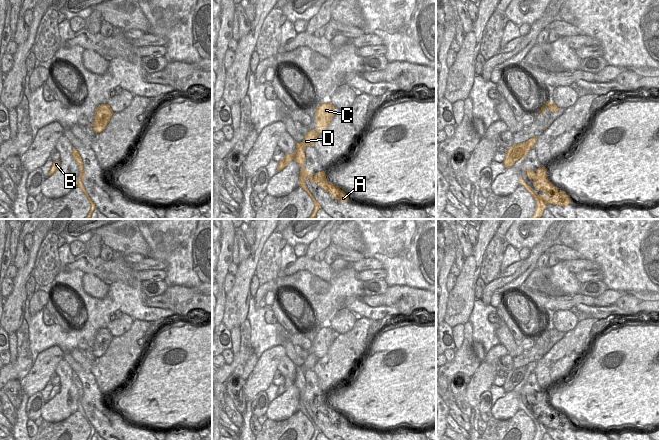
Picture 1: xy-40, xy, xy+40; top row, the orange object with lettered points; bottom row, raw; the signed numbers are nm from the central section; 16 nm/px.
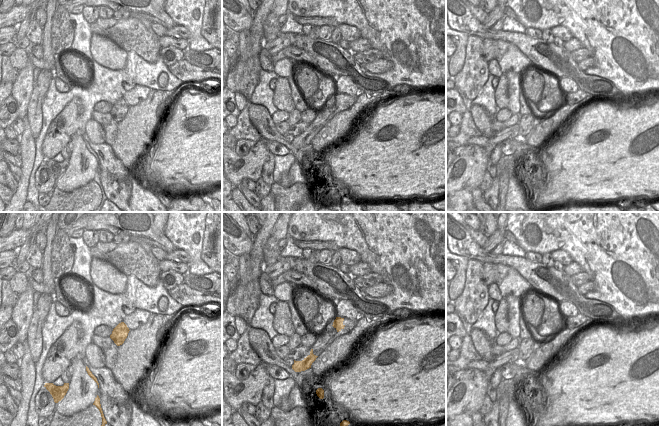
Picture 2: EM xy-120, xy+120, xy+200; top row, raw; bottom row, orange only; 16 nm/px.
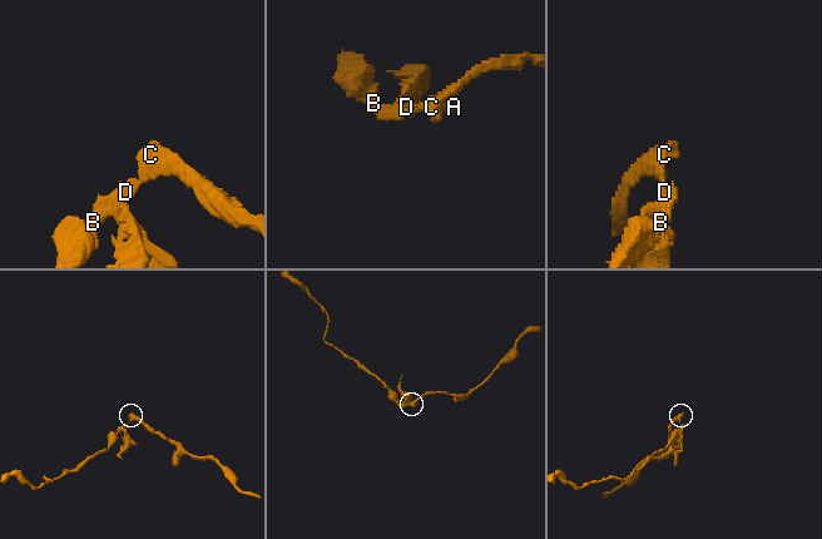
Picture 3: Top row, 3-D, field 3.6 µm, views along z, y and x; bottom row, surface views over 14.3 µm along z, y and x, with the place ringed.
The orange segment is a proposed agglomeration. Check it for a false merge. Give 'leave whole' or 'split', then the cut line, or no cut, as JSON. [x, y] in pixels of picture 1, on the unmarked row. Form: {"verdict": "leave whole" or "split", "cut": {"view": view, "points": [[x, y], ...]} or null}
{"verdict": "split", "cut": {"view": "xy", "points": [[316, 356], [319, 358]]}}

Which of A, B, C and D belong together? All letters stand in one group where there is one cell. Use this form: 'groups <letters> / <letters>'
groups A B D / C

